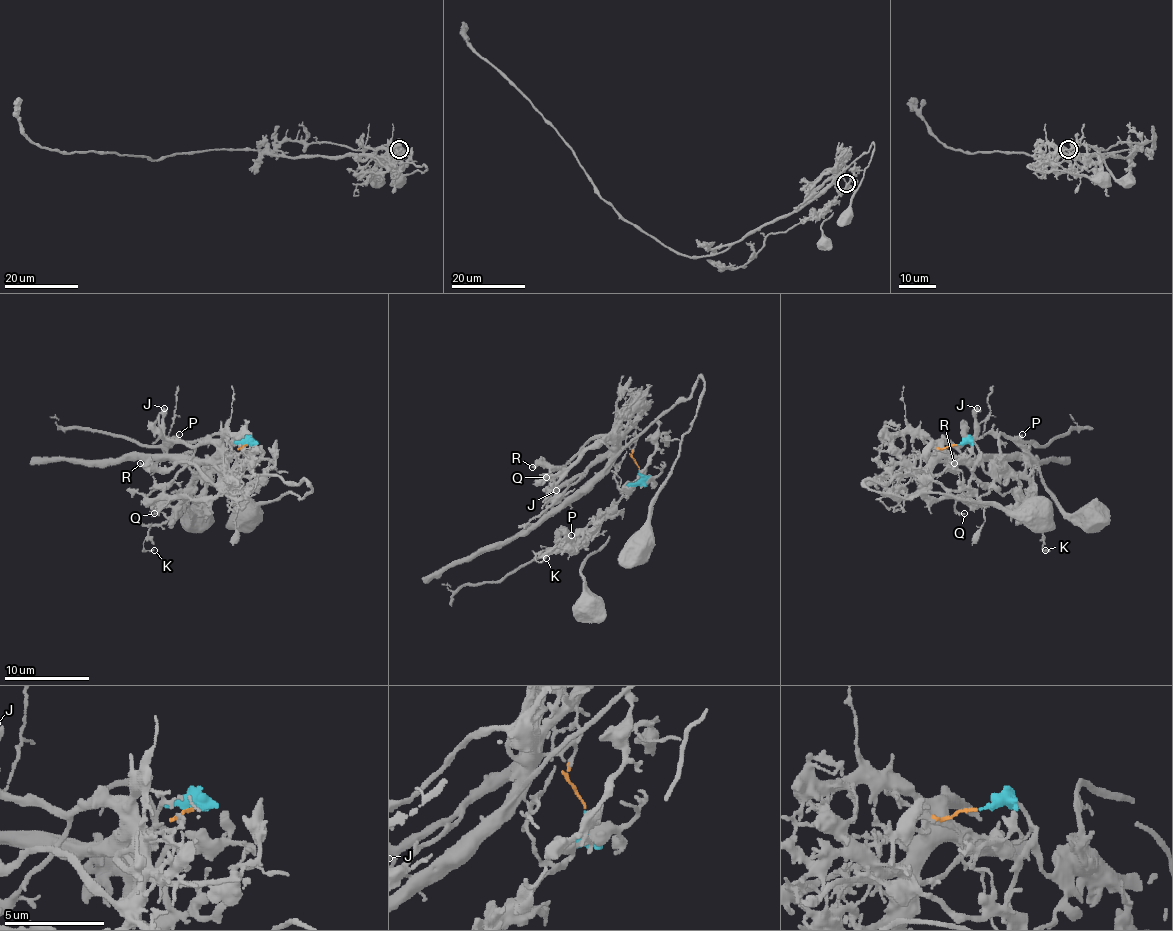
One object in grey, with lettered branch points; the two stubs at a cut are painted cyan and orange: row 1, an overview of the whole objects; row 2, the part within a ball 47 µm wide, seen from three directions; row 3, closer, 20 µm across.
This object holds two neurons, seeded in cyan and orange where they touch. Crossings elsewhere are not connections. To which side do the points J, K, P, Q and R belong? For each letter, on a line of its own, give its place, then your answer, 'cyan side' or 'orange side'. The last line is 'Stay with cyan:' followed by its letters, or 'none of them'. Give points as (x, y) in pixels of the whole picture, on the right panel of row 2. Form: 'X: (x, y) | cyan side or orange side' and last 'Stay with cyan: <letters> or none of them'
J: (977, 408) | orange side
K: (1045, 550) | cyan side
P: (1022, 434) | cyan side
Q: (964, 513) | orange side
R: (954, 463) | orange side
Stay with cyan: K, P

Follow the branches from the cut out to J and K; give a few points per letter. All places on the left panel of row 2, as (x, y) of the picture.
J: (247, 443), (239, 448), (237, 454), (222, 454), (211, 443), (190, 446), (169, 439), (165, 435), (165, 407)
K: (247, 443), (237, 441), (235, 465), (228, 471), (213, 471), (199, 494), (150, 528), (143, 550), (154, 550)

